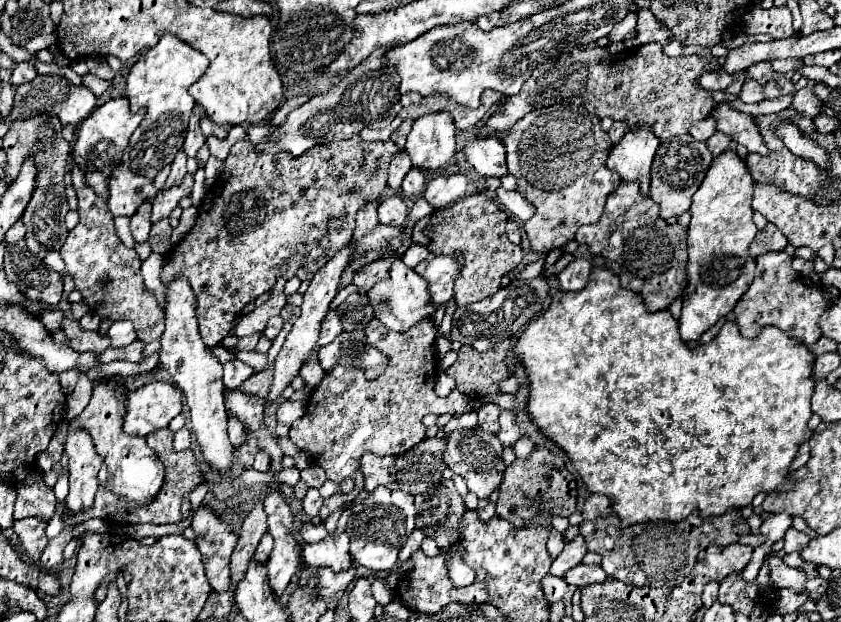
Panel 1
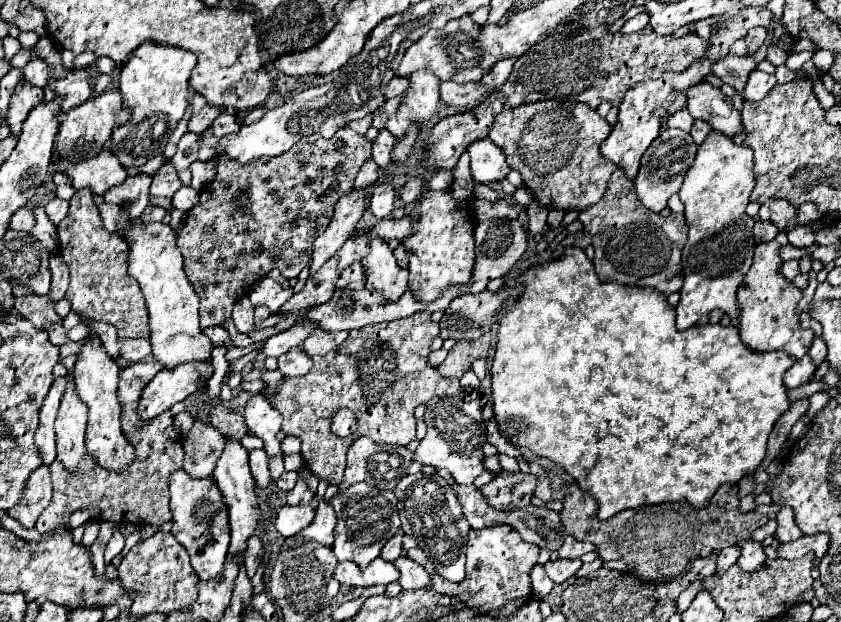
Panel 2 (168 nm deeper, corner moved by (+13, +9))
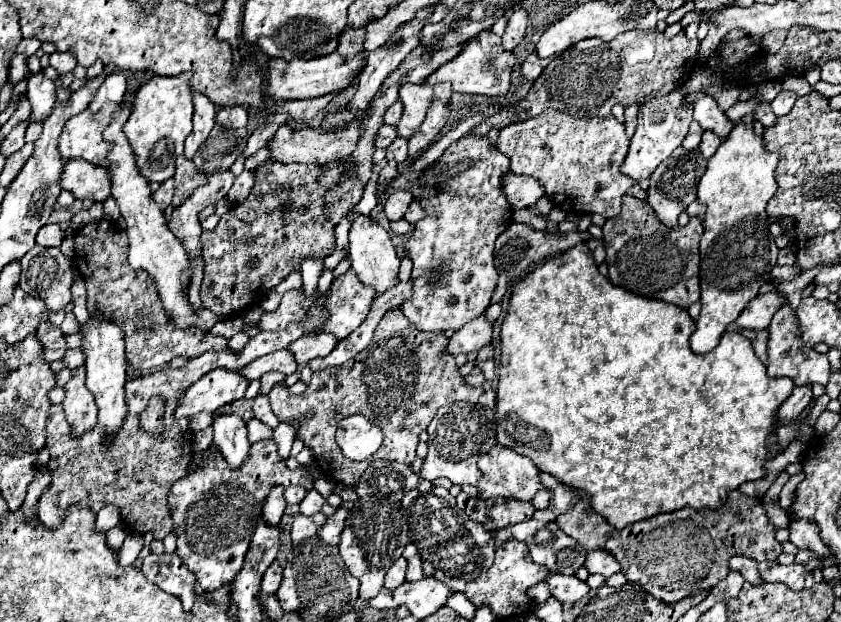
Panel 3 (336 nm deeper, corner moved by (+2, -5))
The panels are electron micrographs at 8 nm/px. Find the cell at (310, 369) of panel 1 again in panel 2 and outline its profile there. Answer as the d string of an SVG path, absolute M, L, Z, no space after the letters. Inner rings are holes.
M292 349L288 353L282 353L278 357L278 371L284 377L298 377L298 375L306 375L312 367L312 359L308 353L304 353L302 349Z

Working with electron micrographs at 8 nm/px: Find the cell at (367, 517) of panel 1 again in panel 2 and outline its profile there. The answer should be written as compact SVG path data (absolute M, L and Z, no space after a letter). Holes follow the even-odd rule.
M356 483L348 487L344 493L340 493L336 499L332 499L332 507L338 517L332 551L338 557L338 561L354 561L360 567L372 563L380 555L386 541L392 539L394 533L400 529L396 505L398 499L394 491L380 491L376 487L370 487L368 483Z

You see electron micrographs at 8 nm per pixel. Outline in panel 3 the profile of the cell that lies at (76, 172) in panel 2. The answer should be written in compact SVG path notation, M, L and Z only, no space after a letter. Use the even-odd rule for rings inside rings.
M67 159L61 173L61 189L71 191L77 199L105 201L111 195L107 167L87 163L83 159Z

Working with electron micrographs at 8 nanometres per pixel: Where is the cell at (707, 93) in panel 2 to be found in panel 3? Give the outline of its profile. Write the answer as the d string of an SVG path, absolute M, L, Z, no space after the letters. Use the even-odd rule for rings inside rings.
M691 93L683 99L685 105L693 105L693 119L707 131L717 133L721 139L725 139L731 129L733 123L725 117L725 113L717 107L715 99L705 95L705 93Z

